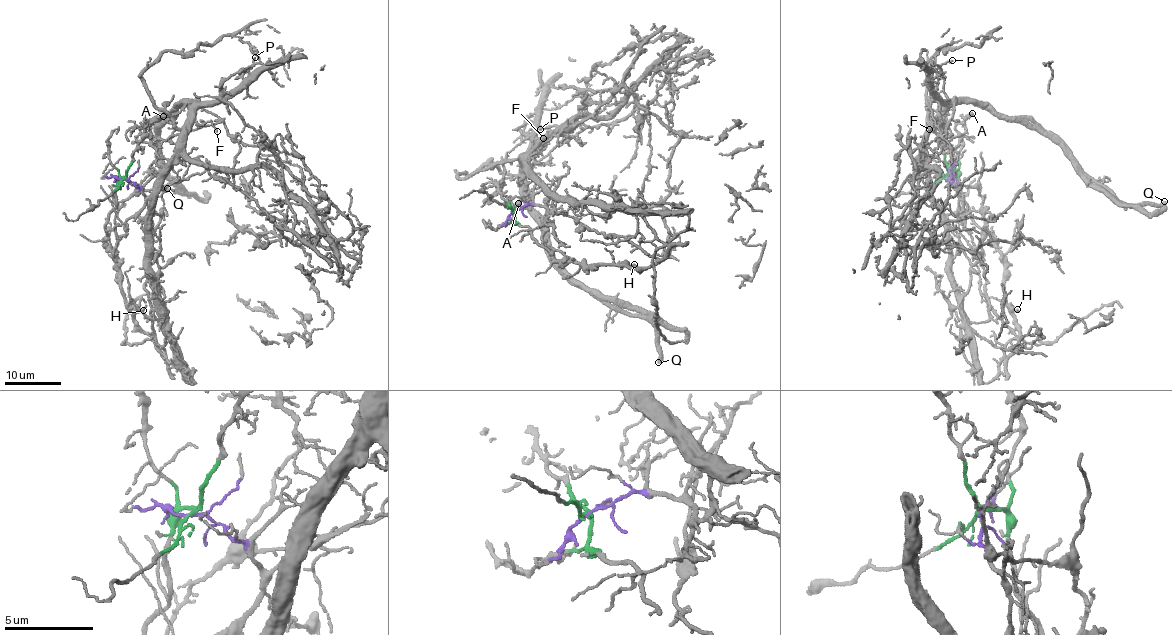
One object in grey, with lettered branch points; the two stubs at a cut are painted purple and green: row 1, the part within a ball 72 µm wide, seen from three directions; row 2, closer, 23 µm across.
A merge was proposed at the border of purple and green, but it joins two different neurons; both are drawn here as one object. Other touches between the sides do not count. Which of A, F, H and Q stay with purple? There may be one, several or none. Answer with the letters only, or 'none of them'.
A, F, Q

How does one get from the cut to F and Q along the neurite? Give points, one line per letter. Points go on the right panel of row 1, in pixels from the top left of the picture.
F: (948, 171), (952, 181), (947, 164), (961, 135), (953, 137), (936, 119), (929, 130)
Q: (948, 171), (952, 181), (961, 136), (935, 122), (984, 103), (1037, 128), (1126, 204), (1165, 201)

